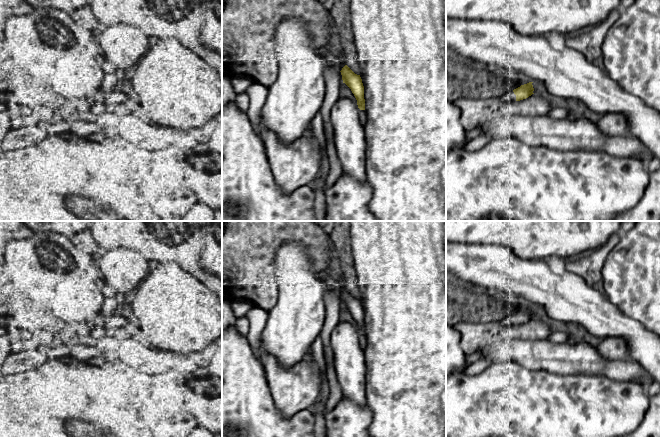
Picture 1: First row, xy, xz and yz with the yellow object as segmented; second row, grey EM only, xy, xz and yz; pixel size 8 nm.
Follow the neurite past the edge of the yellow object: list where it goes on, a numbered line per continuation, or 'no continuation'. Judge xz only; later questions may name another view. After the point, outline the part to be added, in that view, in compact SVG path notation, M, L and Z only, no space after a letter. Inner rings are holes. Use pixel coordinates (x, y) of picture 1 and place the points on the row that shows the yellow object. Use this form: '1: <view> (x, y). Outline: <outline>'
1: xz (342, 58). Outline: M337 46L337 49L338 49L338 58L339 58L339 61L340 61L340 71L342 70L342 68L346 65L346 60L348 59L344 53L339 49L339 47Z

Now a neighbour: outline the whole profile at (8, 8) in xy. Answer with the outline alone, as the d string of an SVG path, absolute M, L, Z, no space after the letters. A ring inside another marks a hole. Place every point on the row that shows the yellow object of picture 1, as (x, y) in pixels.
M0 0L0 22L5 22L10 17L28 14L32 9L26 0Z

